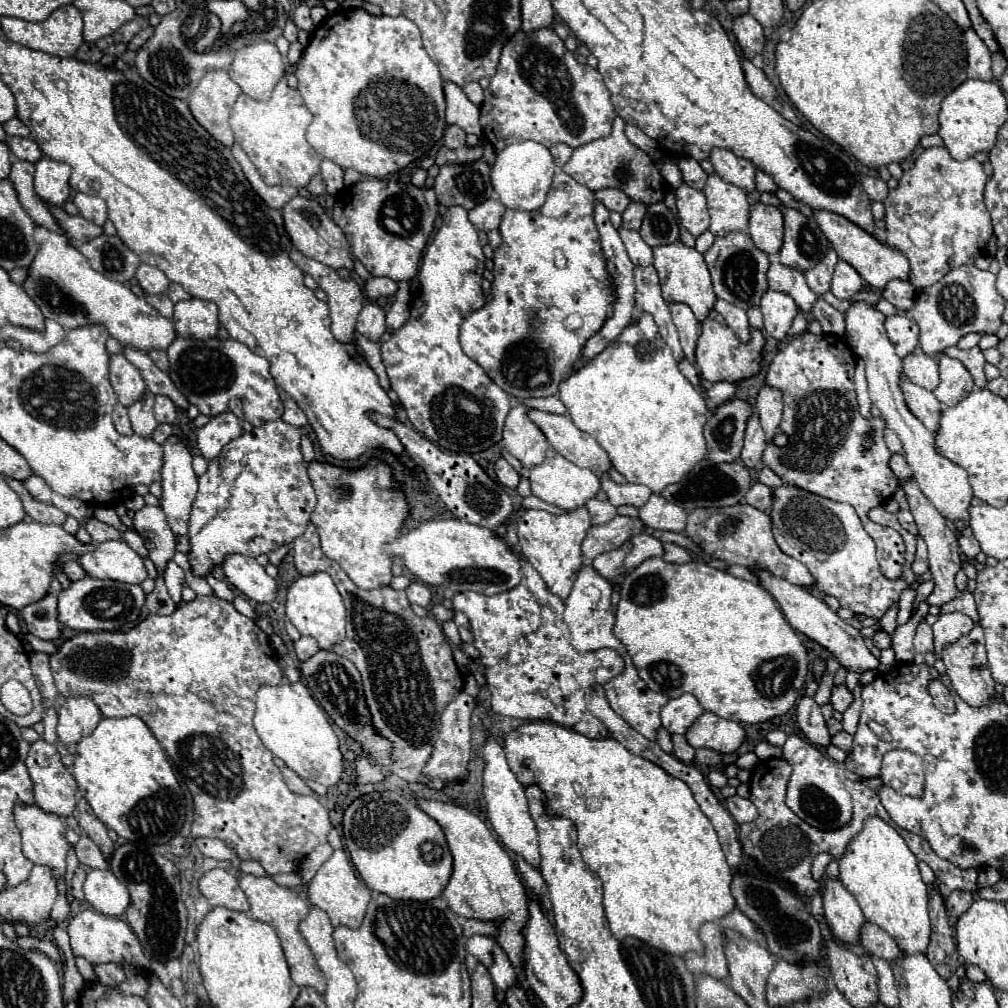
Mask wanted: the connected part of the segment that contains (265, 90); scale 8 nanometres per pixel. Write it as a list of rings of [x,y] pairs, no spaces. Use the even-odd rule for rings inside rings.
[[[255,43],[235,53],[229,67],[229,77],[251,99],[271,97],[273,87],[281,81],[285,71],[283,59],[273,43]]]

